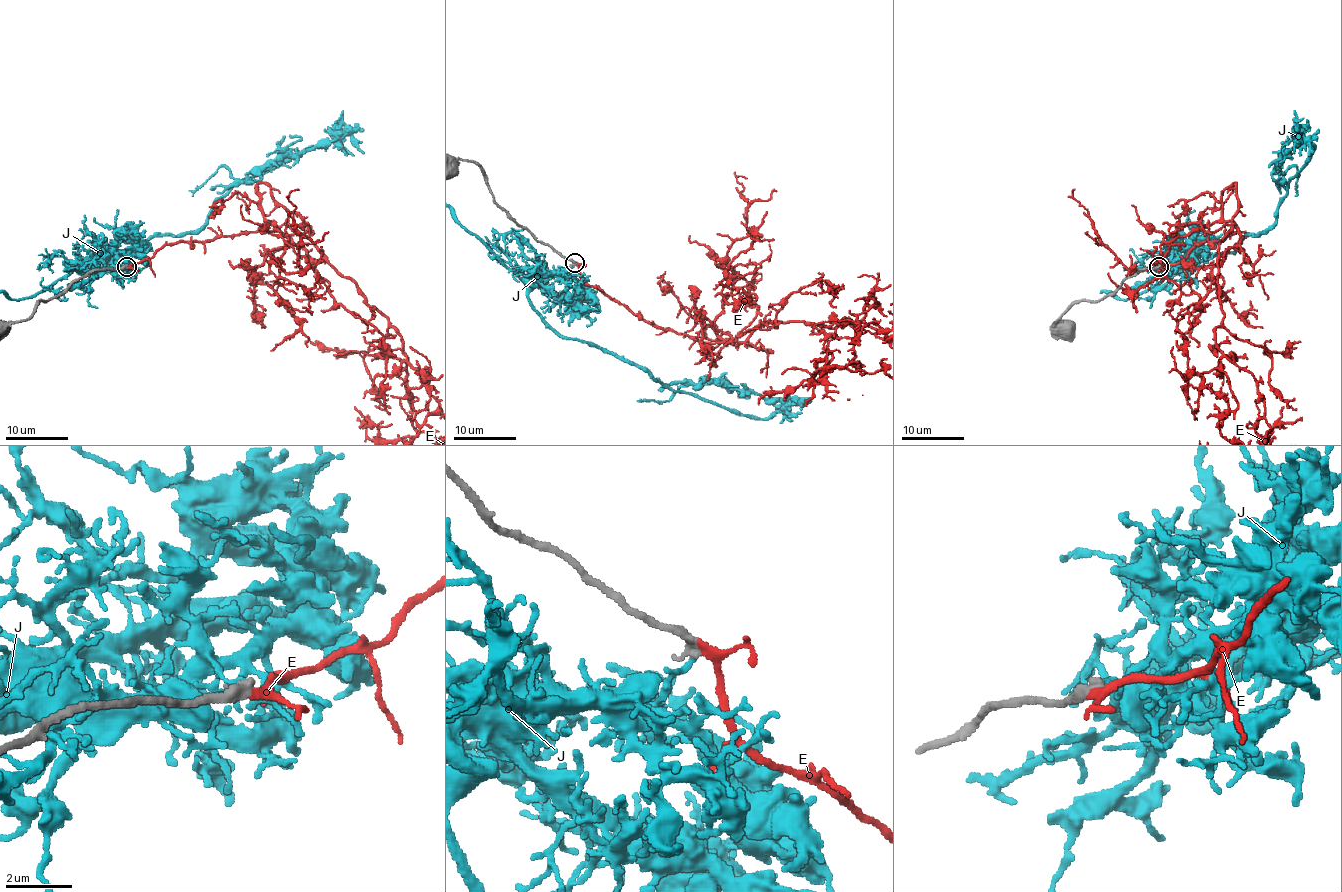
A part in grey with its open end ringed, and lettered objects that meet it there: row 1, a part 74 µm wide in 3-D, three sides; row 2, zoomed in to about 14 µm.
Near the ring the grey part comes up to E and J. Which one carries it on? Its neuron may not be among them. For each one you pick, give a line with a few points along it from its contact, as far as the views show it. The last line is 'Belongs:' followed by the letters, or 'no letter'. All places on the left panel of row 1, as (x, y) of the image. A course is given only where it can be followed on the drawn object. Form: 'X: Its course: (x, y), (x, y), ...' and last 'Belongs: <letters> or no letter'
E: Its course: (126, 267), (165, 245), (286, 223), (386, 316), (406, 360), (429, 376), (440, 408)
Belongs: E

